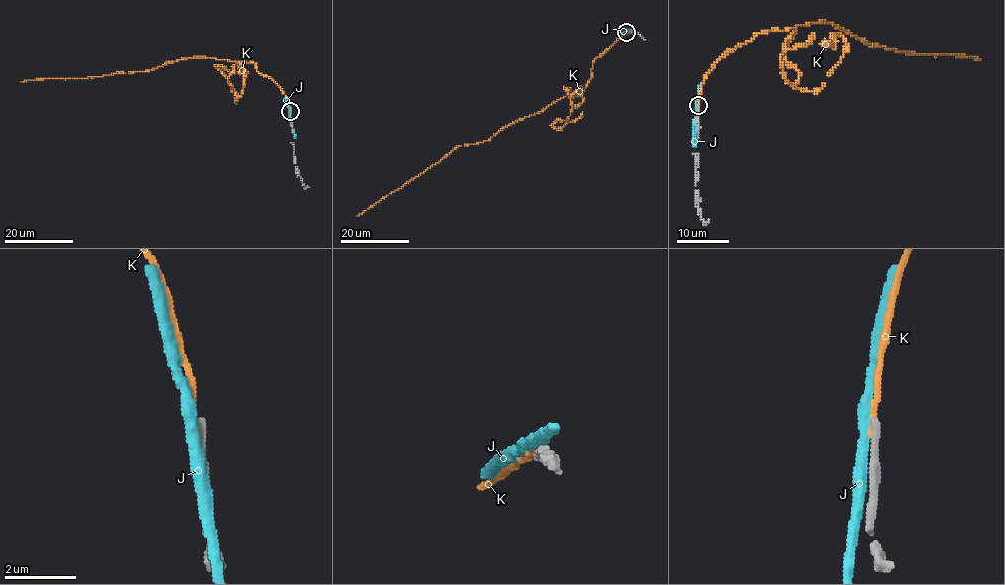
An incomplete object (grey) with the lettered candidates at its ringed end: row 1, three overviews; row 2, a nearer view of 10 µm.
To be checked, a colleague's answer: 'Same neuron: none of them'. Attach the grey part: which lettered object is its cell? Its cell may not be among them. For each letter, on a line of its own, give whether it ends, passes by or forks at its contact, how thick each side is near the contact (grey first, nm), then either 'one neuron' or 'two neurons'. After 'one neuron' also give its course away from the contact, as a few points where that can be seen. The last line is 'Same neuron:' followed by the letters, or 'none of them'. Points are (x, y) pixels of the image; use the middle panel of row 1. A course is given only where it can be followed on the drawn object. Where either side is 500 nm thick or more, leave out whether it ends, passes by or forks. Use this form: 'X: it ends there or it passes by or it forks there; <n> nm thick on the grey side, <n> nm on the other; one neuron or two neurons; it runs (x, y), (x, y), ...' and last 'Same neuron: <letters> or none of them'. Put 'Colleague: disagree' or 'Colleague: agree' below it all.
J: it passes by; 240 nm thick on the grey side, 360 nm on the other; two neurons
K: it ends there; 240 nm thick on the grey side, 170 nm on the other; two neurons
Same neuron: none of them
Colleague: agree

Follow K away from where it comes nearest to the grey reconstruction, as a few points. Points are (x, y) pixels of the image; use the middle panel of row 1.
K: (626, 32), (594, 60), (591, 77), (580, 93), (565, 95), (503, 126), (487, 140), (456, 146), (356, 216)

